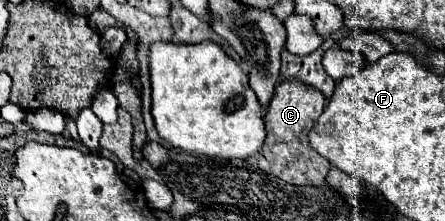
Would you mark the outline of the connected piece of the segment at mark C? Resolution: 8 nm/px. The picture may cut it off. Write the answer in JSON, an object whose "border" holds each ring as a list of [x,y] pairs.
{"border":[[[284,81],[276,87],[266,113],[268,139],[264,143],[264,157],[270,163],[270,171],[292,185],[324,185],[328,179],[330,163],[310,145],[308,133],[314,129],[318,115],[324,111],[324,95],[300,81]]]}

